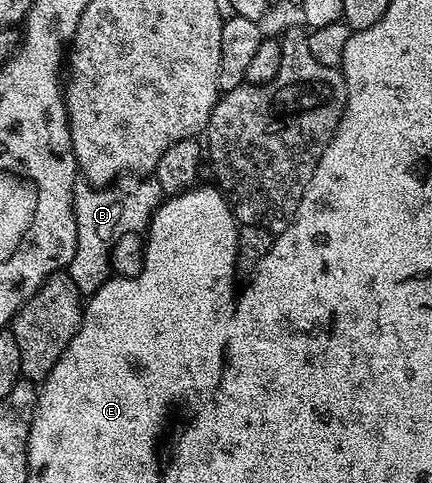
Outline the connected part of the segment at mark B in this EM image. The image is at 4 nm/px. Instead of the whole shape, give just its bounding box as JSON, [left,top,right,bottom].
[66,174,162,297]

